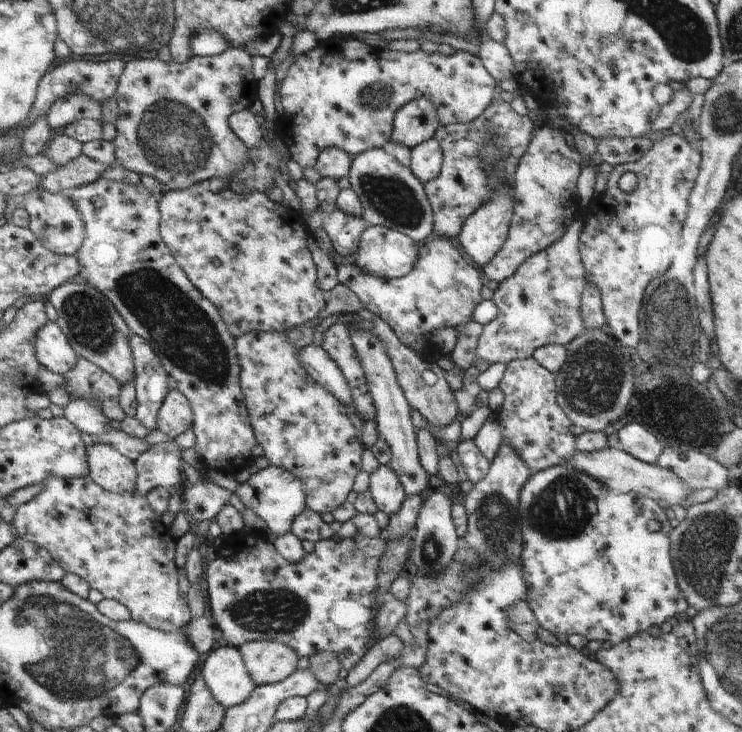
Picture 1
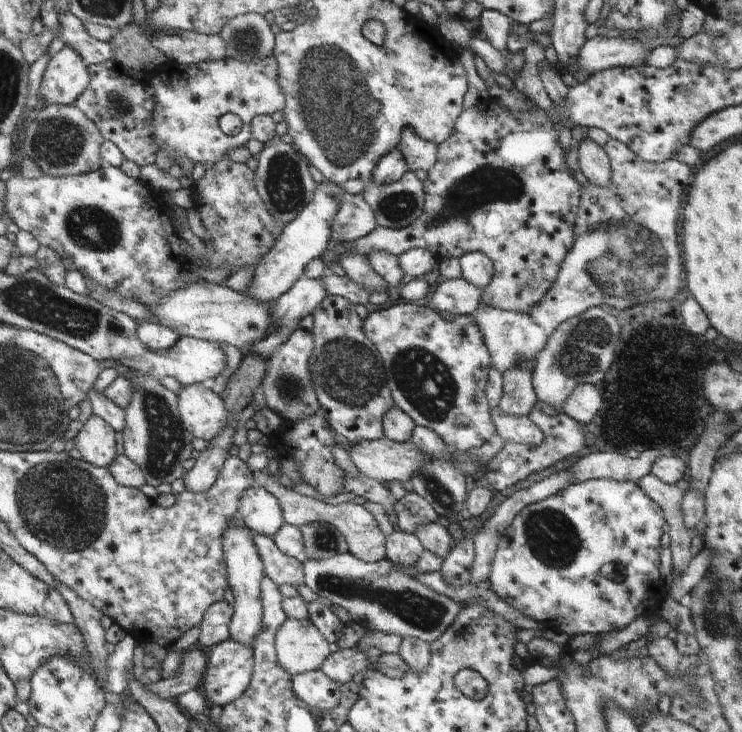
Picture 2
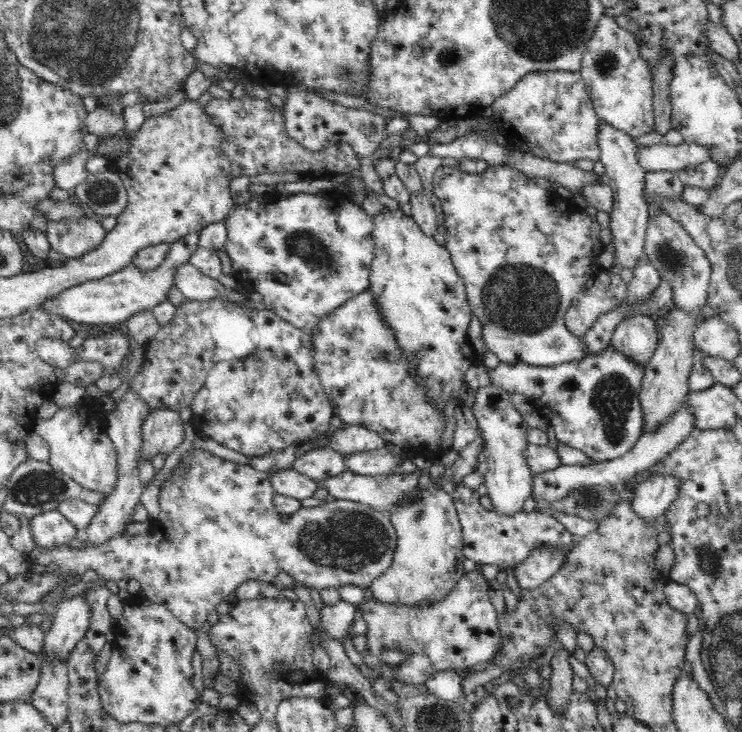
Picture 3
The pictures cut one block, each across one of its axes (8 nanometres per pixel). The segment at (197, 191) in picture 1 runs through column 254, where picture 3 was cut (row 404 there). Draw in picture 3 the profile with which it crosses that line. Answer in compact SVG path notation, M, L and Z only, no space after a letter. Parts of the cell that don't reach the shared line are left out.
M250 310L250 318L254 318L254 332L252 332L252 338L256 340L256 350L254 354L250 354L248 358L244 360L234 360L234 362L220 362L214 366L212 372L208 372L206 376L206 384L202 390L198 390L196 398L194 398L194 404L192 404L192 410L194 410L194 416L198 418L198 428L196 432L204 434L206 438L226 446L228 450L234 450L234 452L240 452L244 454L246 458L258 458L258 456L266 456L266 454L274 454L274 452L280 452L280 450L286 450L288 446L294 446L294 444L302 444L302 442L308 442L308 440L314 440L316 436L320 434L326 434L330 430L330 422L334 418L334 408L330 406L330 396L326 394L324 386L322 386L322 380L318 376L318 370L314 368L314 346L312 346L312 334L306 332L306 330L300 330L298 326L290 324L288 320L280 318L278 314L274 314L274 310Z

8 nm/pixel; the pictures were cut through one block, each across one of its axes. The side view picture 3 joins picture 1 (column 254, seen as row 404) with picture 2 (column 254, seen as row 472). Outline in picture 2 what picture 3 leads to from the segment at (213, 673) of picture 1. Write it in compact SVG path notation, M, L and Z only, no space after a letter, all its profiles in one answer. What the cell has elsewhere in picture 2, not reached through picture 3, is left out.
M237 520L229 522L229 534L225 534L225 554L227 554L227 564L229 564L229 584L235 596L235 616L233 616L233 626L231 626L231 640L255 648L255 640L263 628L263 618L265 618L265 608L263 608L263 598L261 598L261 582L267 576L265 566L259 558L257 546L253 542L251 530L247 526L239 526Z

